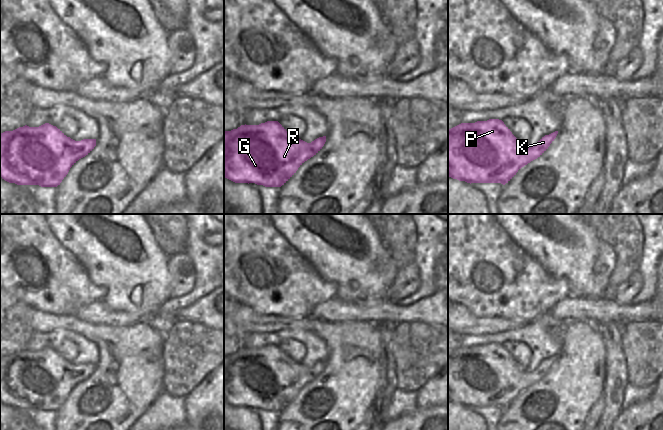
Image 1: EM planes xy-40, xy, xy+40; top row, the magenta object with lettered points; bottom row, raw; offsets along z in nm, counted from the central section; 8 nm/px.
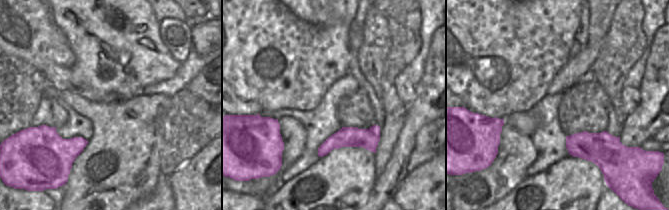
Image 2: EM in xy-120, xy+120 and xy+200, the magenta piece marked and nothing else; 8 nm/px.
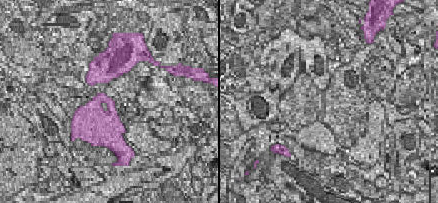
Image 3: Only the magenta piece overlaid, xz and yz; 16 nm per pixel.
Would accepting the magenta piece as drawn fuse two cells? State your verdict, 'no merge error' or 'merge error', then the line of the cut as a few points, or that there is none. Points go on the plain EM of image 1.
no merge error | no cut

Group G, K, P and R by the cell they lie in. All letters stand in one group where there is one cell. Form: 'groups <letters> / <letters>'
groups G K P R

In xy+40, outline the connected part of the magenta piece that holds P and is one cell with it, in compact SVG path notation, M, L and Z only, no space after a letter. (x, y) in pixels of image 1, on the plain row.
M499 343L461 347L448 353L448 401L467 407L501 407L505 409L519 393L540 381L554 365L555 355L542 361L533 371L517 363Z

